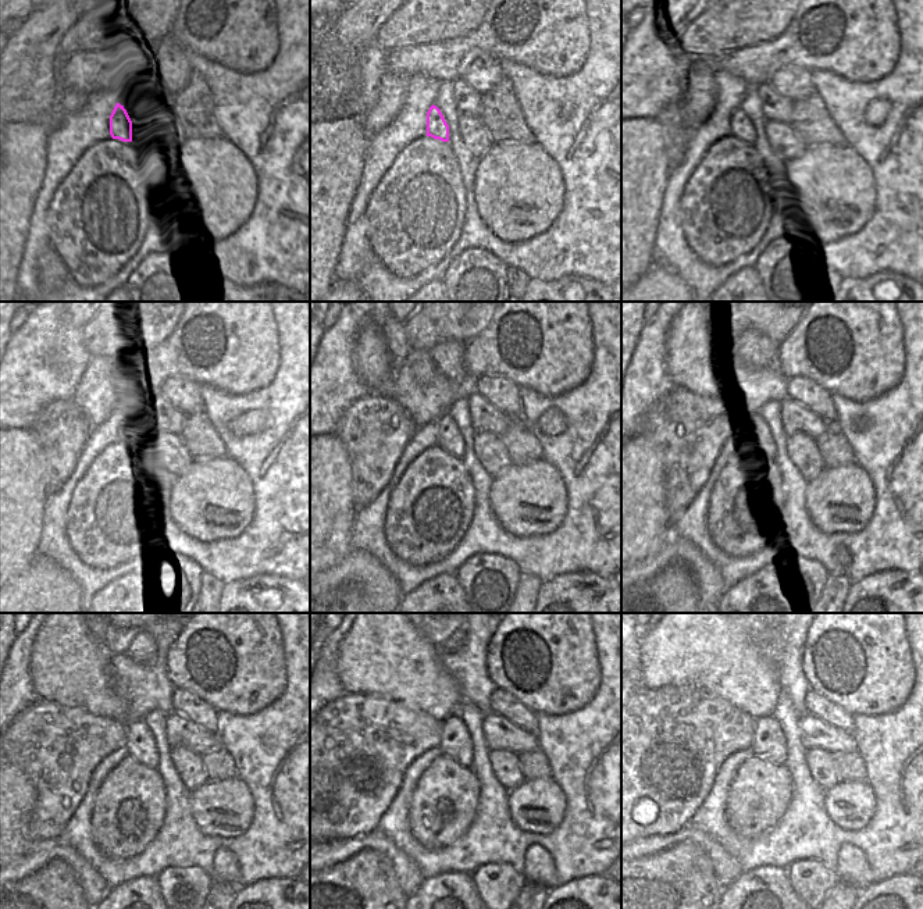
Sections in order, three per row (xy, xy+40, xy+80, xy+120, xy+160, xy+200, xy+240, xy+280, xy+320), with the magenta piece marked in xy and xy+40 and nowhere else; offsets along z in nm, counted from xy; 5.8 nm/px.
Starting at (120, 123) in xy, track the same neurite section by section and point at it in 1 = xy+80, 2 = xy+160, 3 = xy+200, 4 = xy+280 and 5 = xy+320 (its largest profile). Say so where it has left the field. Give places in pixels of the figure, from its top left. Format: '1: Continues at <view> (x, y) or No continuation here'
1: Continues at xy+80 (741, 127)
2: Continues at xy+160 (449, 437)
3: Continues at xy+200 (761, 435)
4: Continues at xy+280 (456, 744)
5: Continues at xy+320 (769, 742).

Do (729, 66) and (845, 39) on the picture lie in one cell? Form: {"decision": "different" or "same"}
{"decision": "same"}

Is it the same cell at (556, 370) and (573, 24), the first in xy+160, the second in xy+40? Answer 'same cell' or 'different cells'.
same cell

